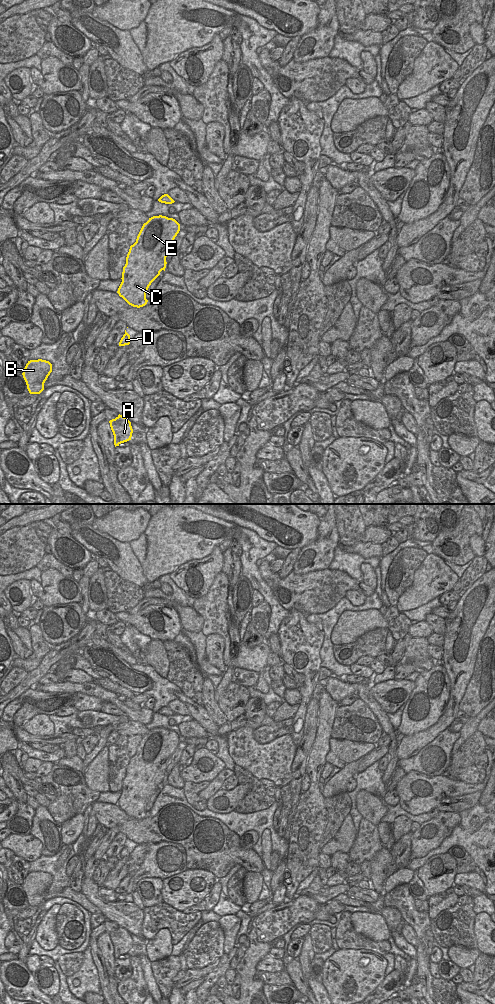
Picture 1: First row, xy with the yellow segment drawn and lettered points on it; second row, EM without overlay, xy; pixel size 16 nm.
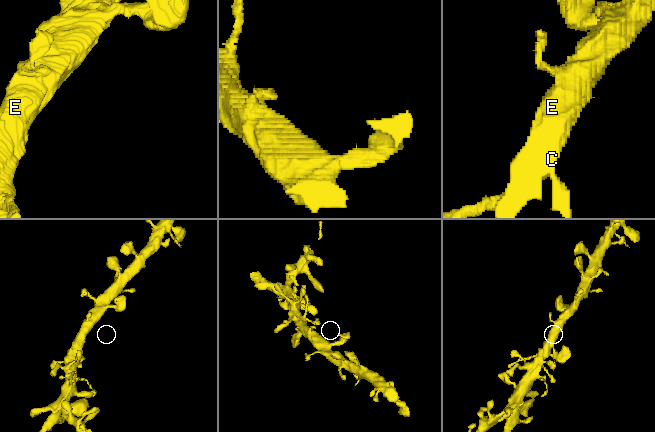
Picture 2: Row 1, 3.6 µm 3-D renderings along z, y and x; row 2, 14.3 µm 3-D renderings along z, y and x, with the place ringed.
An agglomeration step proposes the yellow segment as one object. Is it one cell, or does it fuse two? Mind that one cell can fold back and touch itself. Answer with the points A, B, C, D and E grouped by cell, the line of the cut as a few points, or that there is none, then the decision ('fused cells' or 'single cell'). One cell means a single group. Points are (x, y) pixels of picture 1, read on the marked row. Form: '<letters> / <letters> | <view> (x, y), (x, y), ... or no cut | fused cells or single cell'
A B C D E | no cut | single cell

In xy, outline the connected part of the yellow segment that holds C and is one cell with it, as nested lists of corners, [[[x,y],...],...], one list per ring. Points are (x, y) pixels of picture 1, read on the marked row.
[[[153,216],[143,224],[136,242],[130,246],[117,293],[129,305],[143,307],[151,283],[166,268],[169,248],[180,231],[173,218]]]

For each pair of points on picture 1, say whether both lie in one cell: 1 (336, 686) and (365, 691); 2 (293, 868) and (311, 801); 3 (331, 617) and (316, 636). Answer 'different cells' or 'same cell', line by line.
1: different cells
2: same cell
3: different cells

